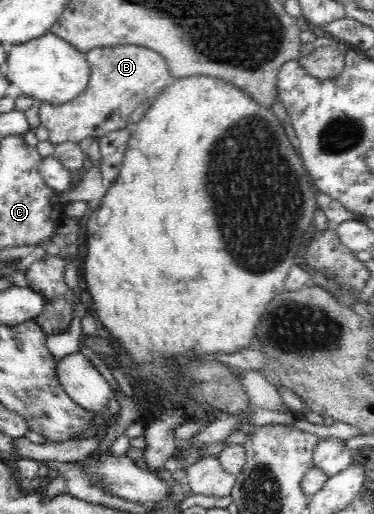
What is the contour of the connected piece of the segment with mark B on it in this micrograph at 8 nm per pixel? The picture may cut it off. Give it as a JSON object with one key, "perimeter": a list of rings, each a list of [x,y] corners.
{"perimeter":[[[105,46],[90,49],[84,56],[90,65],[90,79],[86,88],[77,97],[61,105],[38,102],[40,125],[47,129],[47,140],[54,146],[67,141],[79,144],[85,138],[132,128],[128,118],[135,109],[142,103],[153,102],[175,80],[161,54],[145,46]]]}

